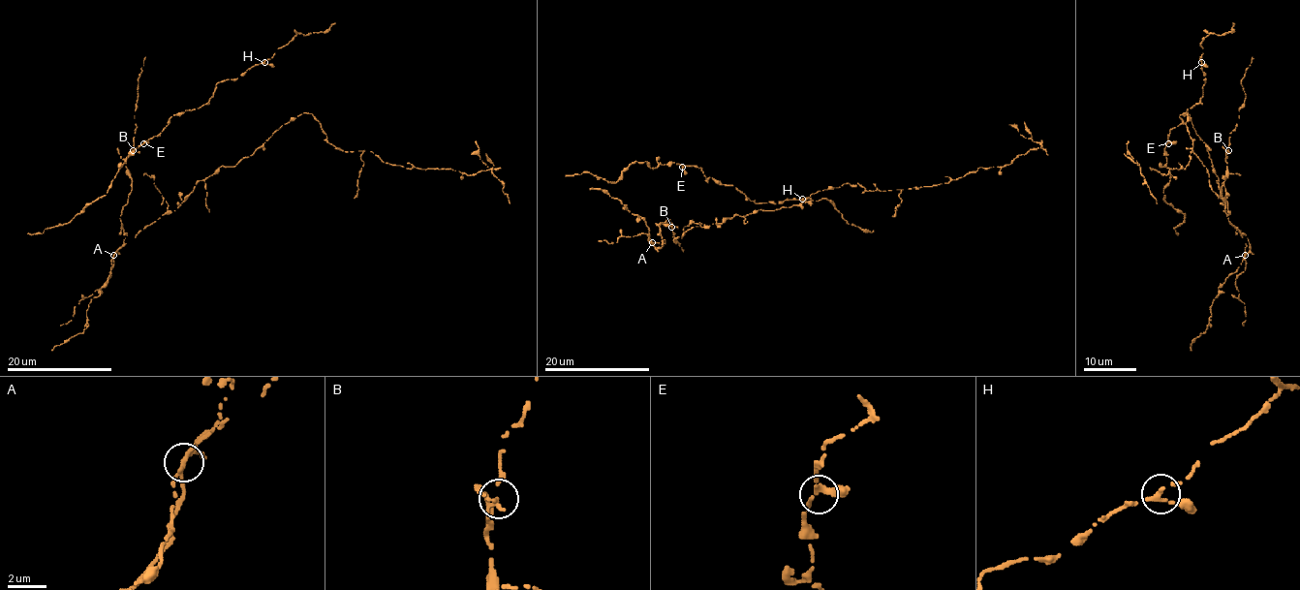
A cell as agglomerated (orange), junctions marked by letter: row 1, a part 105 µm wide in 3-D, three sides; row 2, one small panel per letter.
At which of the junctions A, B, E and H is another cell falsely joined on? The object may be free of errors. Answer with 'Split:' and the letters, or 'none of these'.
Split: A

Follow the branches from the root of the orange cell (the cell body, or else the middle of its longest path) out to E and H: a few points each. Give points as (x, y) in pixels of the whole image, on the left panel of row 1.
E: (210, 97), (199, 108), (176, 113), (161, 133), (143, 143)
H: (210, 97), (217, 82), (235, 78), (264, 62)

